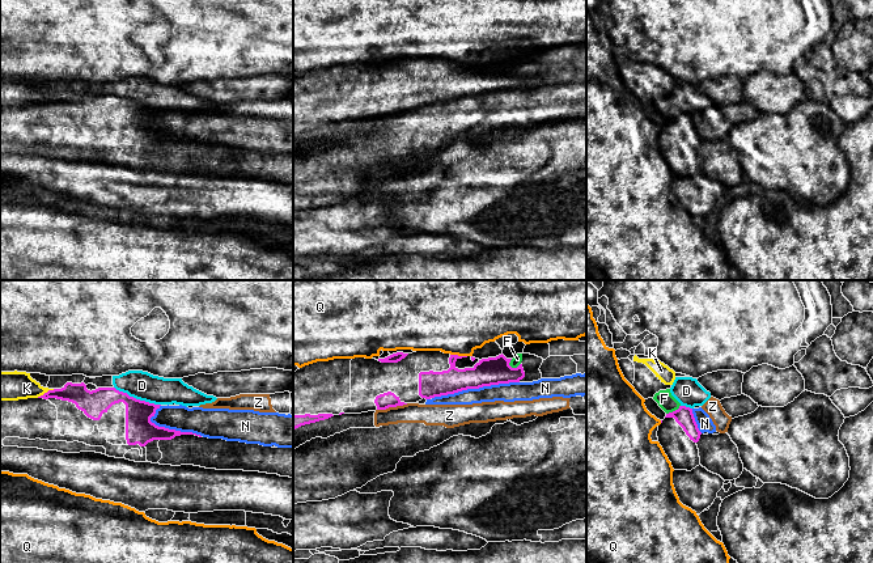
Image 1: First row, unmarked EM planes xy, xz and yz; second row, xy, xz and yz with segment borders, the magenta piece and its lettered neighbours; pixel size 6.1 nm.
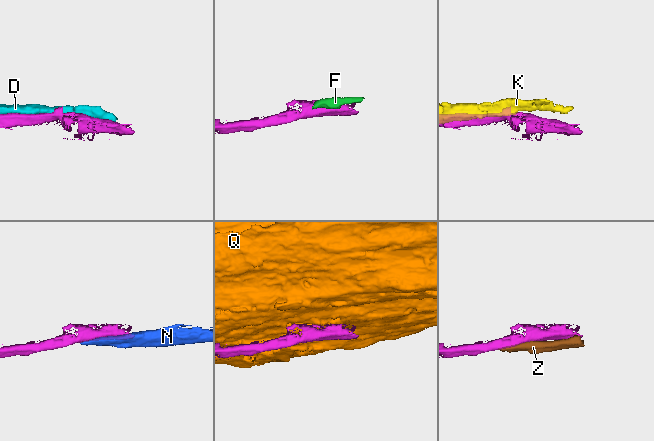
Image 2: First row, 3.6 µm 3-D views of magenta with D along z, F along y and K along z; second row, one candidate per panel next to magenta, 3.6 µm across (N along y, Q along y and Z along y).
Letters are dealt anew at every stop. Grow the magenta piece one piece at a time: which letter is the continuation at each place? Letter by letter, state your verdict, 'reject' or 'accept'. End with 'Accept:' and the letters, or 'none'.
D: reject
F: reject
K: reject
N: reject
Q: reject
Z: reject
Accept: none

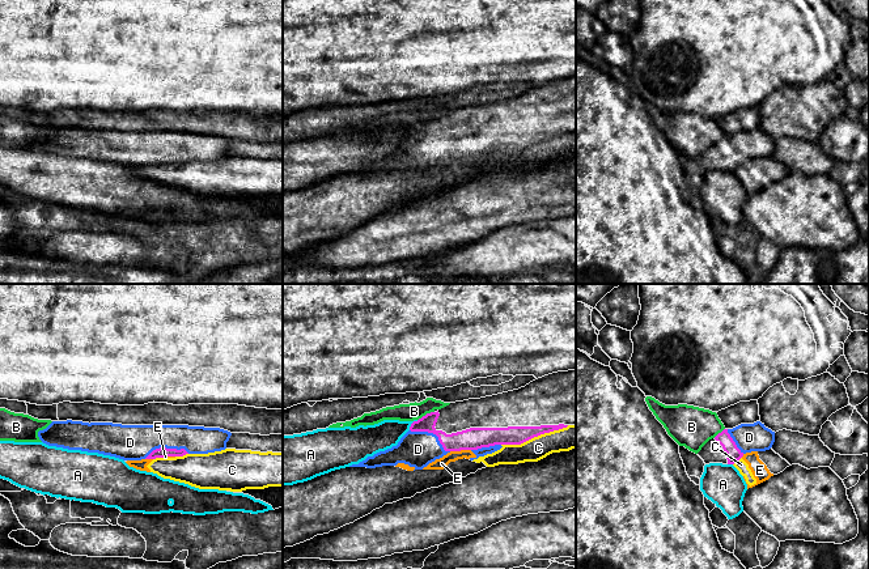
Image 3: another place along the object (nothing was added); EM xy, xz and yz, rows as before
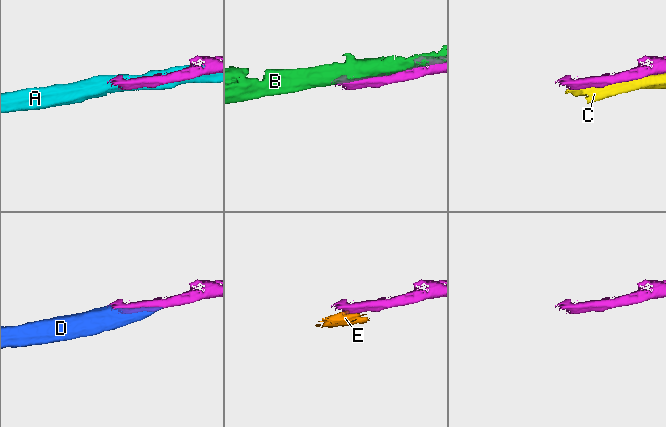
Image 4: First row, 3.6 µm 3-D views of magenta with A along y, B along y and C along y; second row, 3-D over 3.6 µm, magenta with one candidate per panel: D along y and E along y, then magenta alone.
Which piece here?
A: reject
B: reject
C: reject
D: accept
E: reject
Accept: D

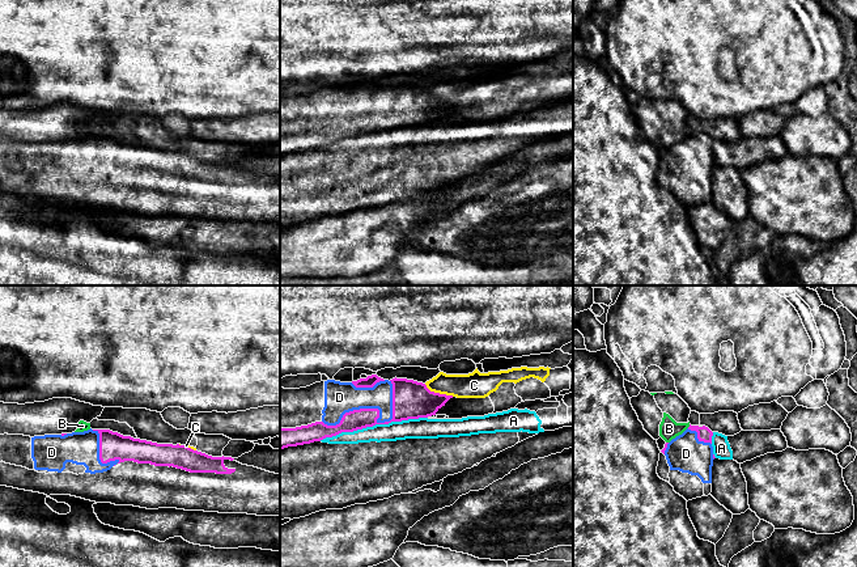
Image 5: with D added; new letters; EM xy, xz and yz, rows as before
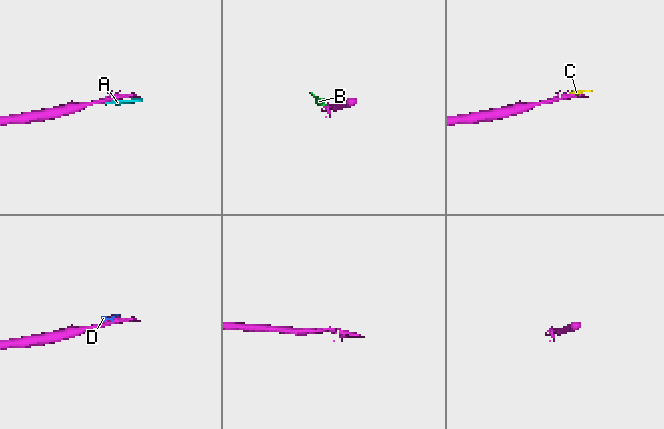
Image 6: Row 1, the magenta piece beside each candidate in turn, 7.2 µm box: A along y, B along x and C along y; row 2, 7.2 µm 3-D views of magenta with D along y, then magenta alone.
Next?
A: reject
B: reject
C: reject
D: accept
Accept: D

